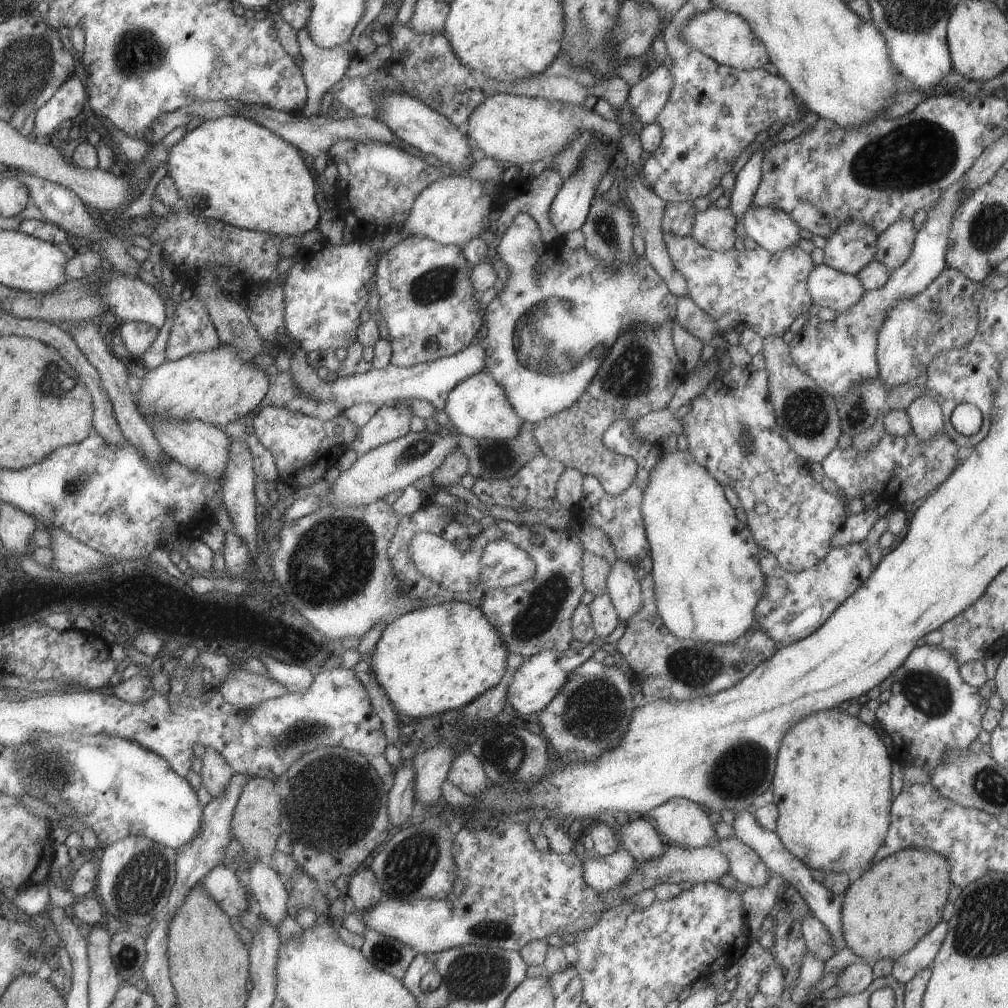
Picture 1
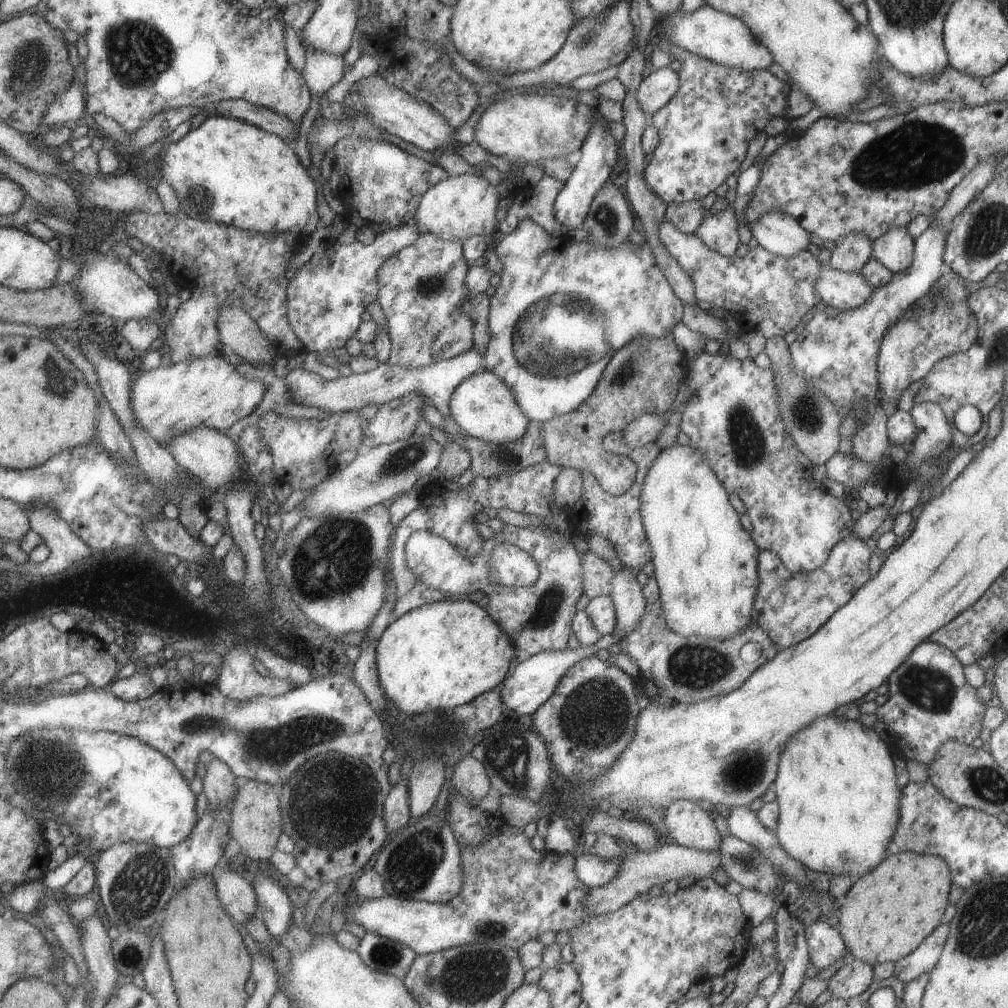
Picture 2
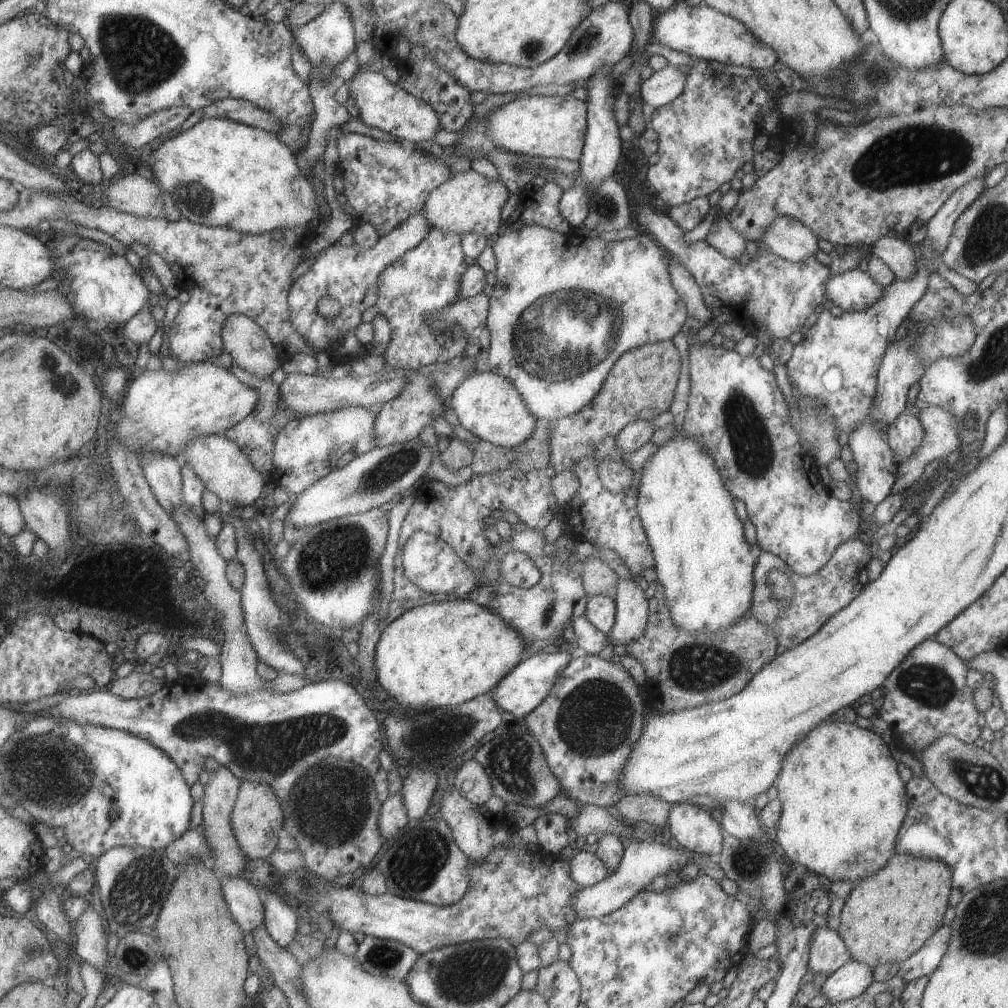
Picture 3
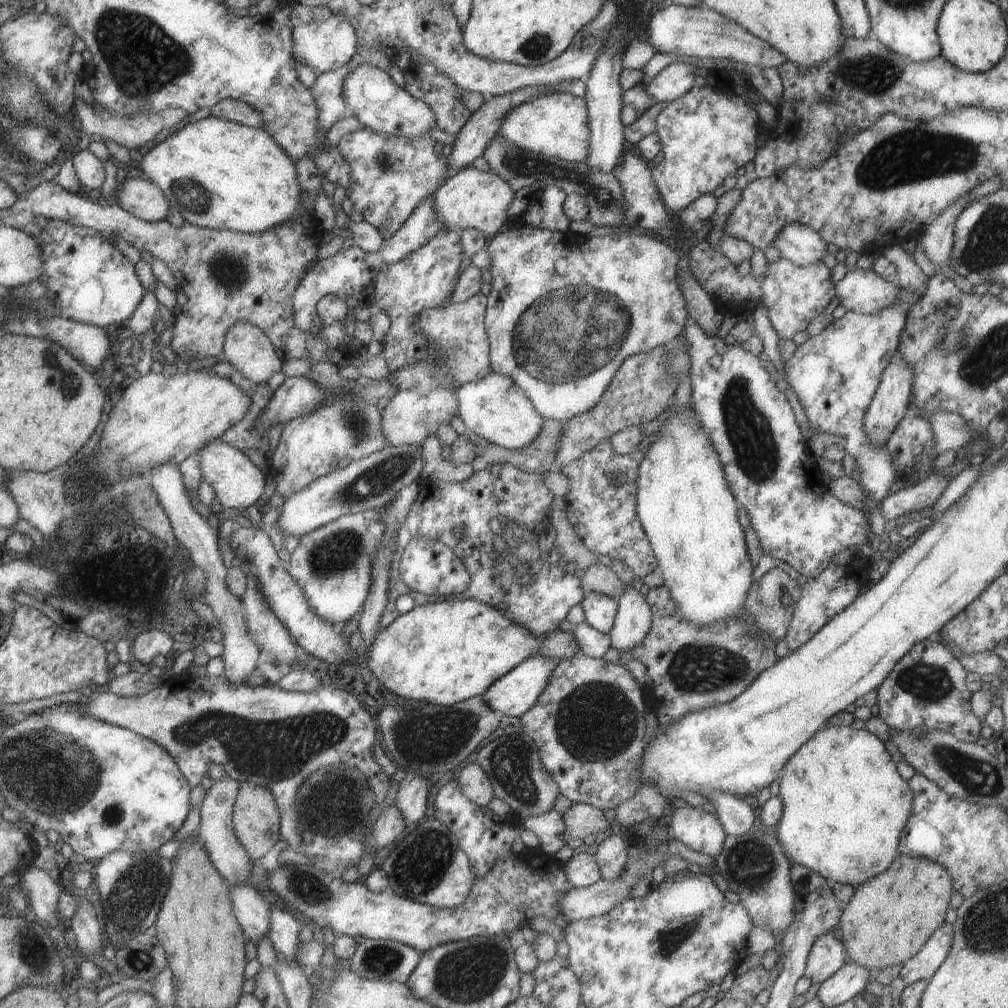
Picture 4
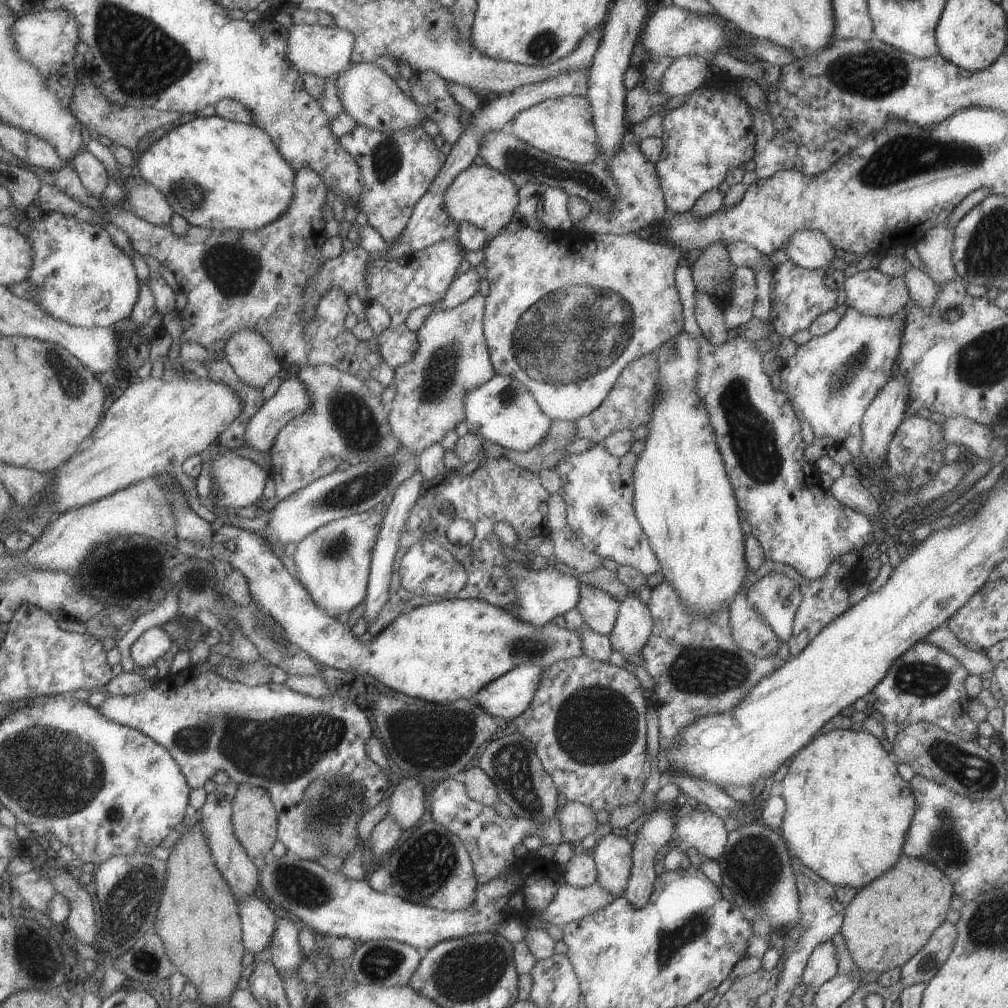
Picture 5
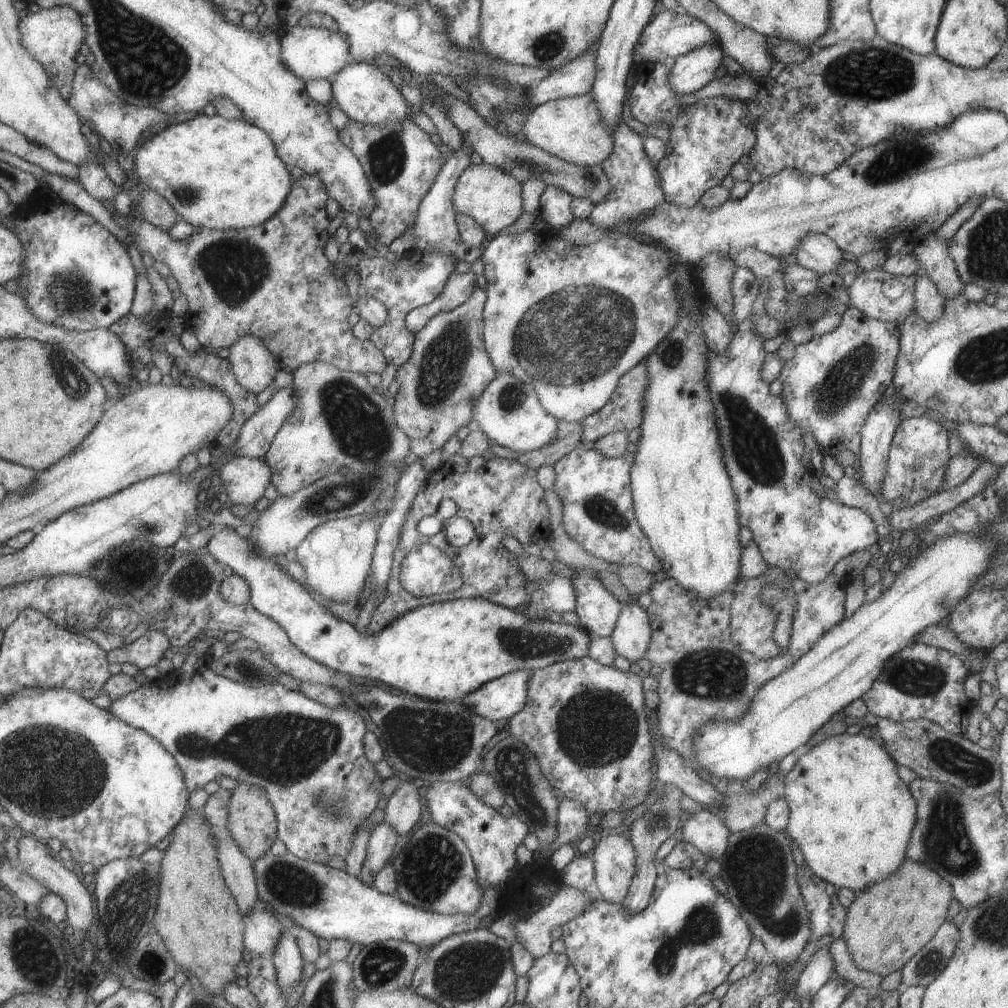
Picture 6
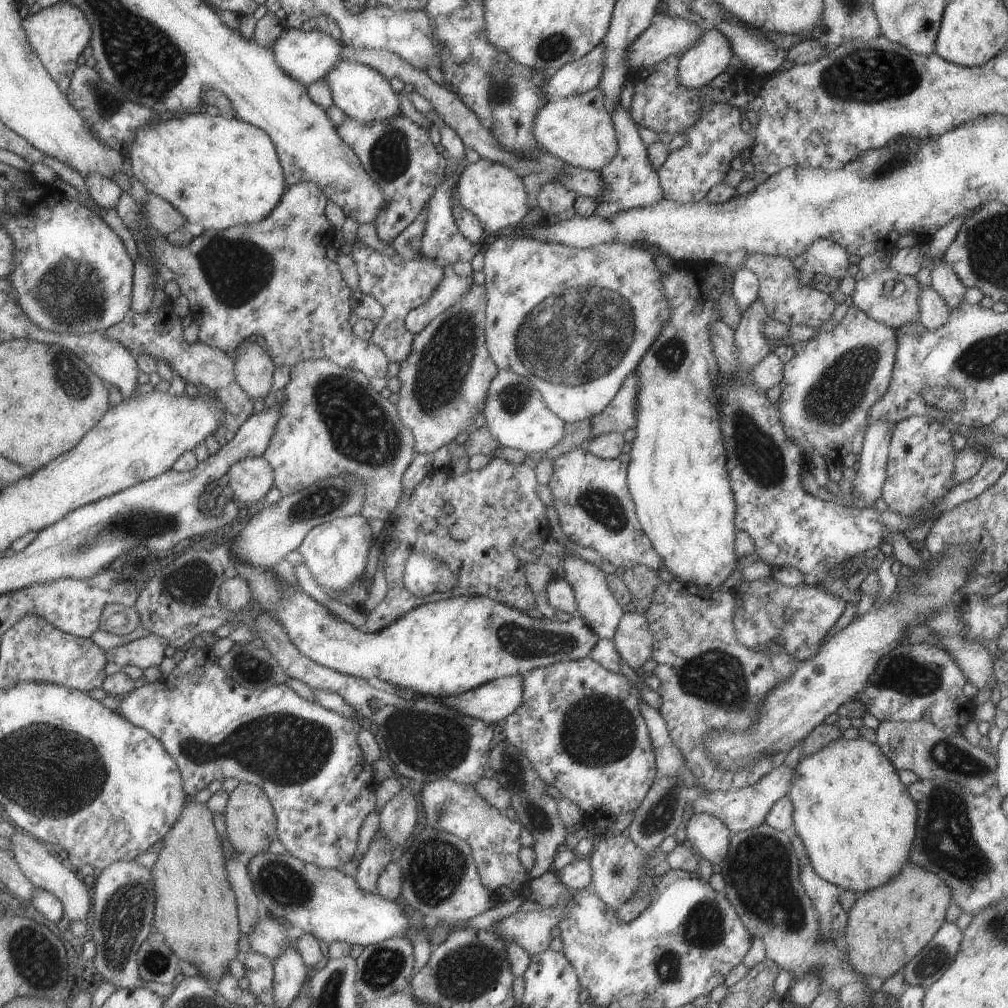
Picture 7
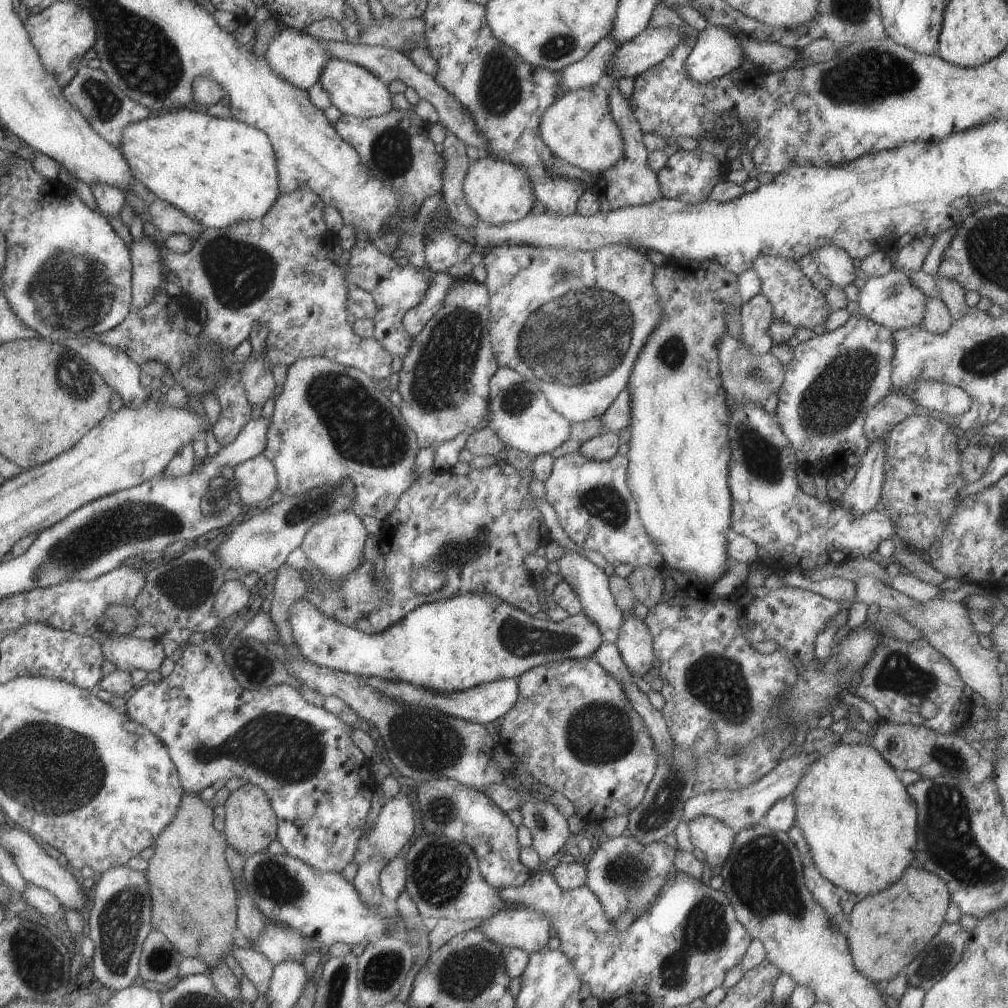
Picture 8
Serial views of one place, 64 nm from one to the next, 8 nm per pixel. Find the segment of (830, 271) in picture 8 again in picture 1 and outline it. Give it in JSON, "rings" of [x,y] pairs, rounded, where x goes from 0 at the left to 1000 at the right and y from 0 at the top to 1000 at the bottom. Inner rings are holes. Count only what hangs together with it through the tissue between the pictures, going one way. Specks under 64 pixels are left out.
{"rings":[[[744,202],[736,214],[741,234],[763,250],[775,250],[792,244],[794,226],[776,207]]]}

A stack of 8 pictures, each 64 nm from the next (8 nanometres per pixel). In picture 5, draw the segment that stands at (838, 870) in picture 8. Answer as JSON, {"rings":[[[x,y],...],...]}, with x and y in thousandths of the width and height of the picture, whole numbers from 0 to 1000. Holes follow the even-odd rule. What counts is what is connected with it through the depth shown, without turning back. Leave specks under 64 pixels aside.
{"rings":[[[829,723],[815,729],[812,728],[804,738],[794,743],[794,748],[786,754],[783,764],[778,773],[775,774],[773,782],[776,785],[775,791],[780,797],[778,815],[774,821],[775,828],[780,832],[783,844],[788,851],[793,851],[802,861],[805,861],[813,871],[820,873],[826,878],[833,880],[847,880],[853,883],[877,865],[881,865],[891,851],[897,847],[897,841],[901,822],[903,821],[905,811],[909,806],[909,793],[906,789],[903,777],[892,769],[890,757],[887,750],[881,747],[874,734],[867,731],[861,725],[846,725],[844,723]]]}

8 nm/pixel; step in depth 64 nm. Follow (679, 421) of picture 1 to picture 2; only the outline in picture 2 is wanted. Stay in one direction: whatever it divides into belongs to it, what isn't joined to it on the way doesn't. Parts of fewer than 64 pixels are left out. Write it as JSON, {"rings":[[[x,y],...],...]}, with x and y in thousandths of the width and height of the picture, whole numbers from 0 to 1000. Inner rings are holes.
{"rings":[[[639,412],[622,421],[616,429],[618,436],[625,444],[635,444],[640,440],[649,439],[654,429],[663,421],[658,412]]]}

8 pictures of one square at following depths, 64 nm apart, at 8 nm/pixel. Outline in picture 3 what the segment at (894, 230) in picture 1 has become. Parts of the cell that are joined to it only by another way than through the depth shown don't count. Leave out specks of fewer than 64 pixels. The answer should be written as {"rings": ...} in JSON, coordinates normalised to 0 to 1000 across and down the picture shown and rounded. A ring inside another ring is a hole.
{"rings":[[[896,235],[872,236],[863,250],[879,259],[894,279],[903,278],[911,268],[909,243],[905,243]]]}

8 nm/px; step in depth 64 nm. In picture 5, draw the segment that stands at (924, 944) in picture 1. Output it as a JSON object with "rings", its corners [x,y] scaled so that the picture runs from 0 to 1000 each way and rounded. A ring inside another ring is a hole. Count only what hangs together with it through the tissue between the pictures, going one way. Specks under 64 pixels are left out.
{"rings":[[[944,916],[935,917],[923,935],[894,958],[893,974],[898,978],[923,974],[940,952],[949,932],[949,921]]]}

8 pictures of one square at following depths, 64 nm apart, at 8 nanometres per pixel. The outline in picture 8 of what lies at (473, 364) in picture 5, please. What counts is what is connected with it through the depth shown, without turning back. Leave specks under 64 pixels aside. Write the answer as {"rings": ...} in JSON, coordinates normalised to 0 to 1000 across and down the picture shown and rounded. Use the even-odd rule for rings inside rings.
{"rings":[[[468,275],[453,277],[438,307],[431,312],[419,329],[410,334],[409,345],[400,356],[401,361],[396,369],[394,387],[399,392],[396,408],[401,419],[411,427],[417,445],[434,444],[444,437],[454,435],[456,431],[468,432],[485,424],[486,420],[485,381],[495,363],[486,341],[485,290],[481,281],[476,282]]]}

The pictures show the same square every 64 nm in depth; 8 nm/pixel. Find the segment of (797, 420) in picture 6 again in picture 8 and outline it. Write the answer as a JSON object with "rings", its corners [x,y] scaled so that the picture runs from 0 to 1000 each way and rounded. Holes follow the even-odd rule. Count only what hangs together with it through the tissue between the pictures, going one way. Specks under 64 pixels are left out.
{"rings":[[[856,311],[843,312],[843,315],[837,323],[830,325],[826,329],[818,329],[817,331],[813,331],[813,333],[809,332],[806,337],[800,339],[795,338],[787,347],[788,355],[779,362],[779,379],[772,389],[774,399],[772,399],[772,405],[769,410],[772,415],[772,420],[775,422],[776,428],[780,435],[782,435],[784,440],[788,442],[794,464],[801,467],[804,471],[808,471],[810,468],[813,468],[813,470],[819,472],[833,470],[839,465],[839,454],[841,454],[843,450],[847,450],[849,453],[853,454],[861,445],[862,438],[860,437],[859,429],[857,429],[859,413],[875,395],[879,395],[881,389],[885,389],[885,357],[888,351],[887,328],[882,327],[879,323],[865,319],[865,317],[862,317]]]}

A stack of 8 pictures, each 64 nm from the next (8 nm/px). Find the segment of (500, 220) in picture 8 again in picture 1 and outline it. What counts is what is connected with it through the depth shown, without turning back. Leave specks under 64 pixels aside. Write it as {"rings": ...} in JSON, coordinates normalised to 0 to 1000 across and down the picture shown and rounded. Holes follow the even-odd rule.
{"rings":[[[443,172],[413,194],[407,214],[399,222],[397,230],[403,230],[404,234],[409,235],[423,234],[438,244],[460,245],[466,238],[486,227],[486,210],[490,208],[490,194],[486,195],[486,192],[480,190],[479,183],[464,173]]]}

